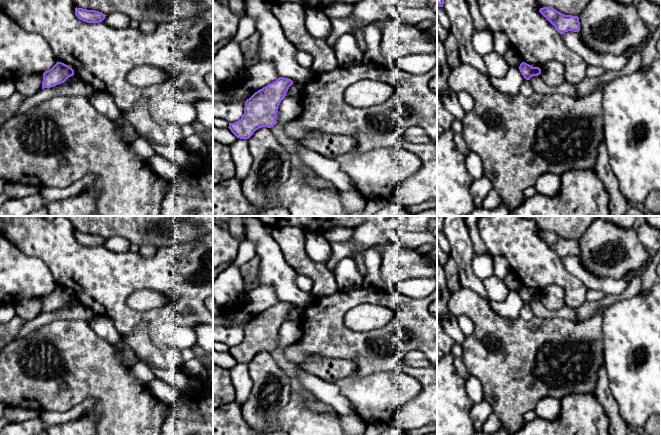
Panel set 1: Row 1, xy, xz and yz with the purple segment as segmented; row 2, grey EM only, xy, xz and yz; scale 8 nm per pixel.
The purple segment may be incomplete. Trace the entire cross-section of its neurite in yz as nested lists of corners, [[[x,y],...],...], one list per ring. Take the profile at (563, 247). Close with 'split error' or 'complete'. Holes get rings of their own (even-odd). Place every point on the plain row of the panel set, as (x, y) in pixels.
[[[552,231],[540,232],[539,236],[555,251],[562,259],[565,256],[580,255],[580,246],[578,240],[565,239]]]; complete

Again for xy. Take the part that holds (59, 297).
[[[57,285],[51,293],[43,297],[42,313],[54,311],[65,305],[74,307],[78,305],[78,301],[69,289]]]; split error

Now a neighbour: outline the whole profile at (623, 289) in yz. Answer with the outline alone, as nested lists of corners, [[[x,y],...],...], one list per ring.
[[[565,256],[562,263],[566,270],[580,279],[589,290],[602,291],[605,295],[614,295],[620,300],[637,296],[641,291],[641,272],[624,279],[600,279],[584,268],[577,256]]]

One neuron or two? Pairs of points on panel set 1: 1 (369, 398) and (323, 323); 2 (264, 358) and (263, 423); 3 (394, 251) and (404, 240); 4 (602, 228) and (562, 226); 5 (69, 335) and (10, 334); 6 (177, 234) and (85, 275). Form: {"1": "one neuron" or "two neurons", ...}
{"1": "two neurons", "2": "one neuron", "3": "two neurons", "4": "two neurons", "5": "two neurons", "6": "two neurons"}

